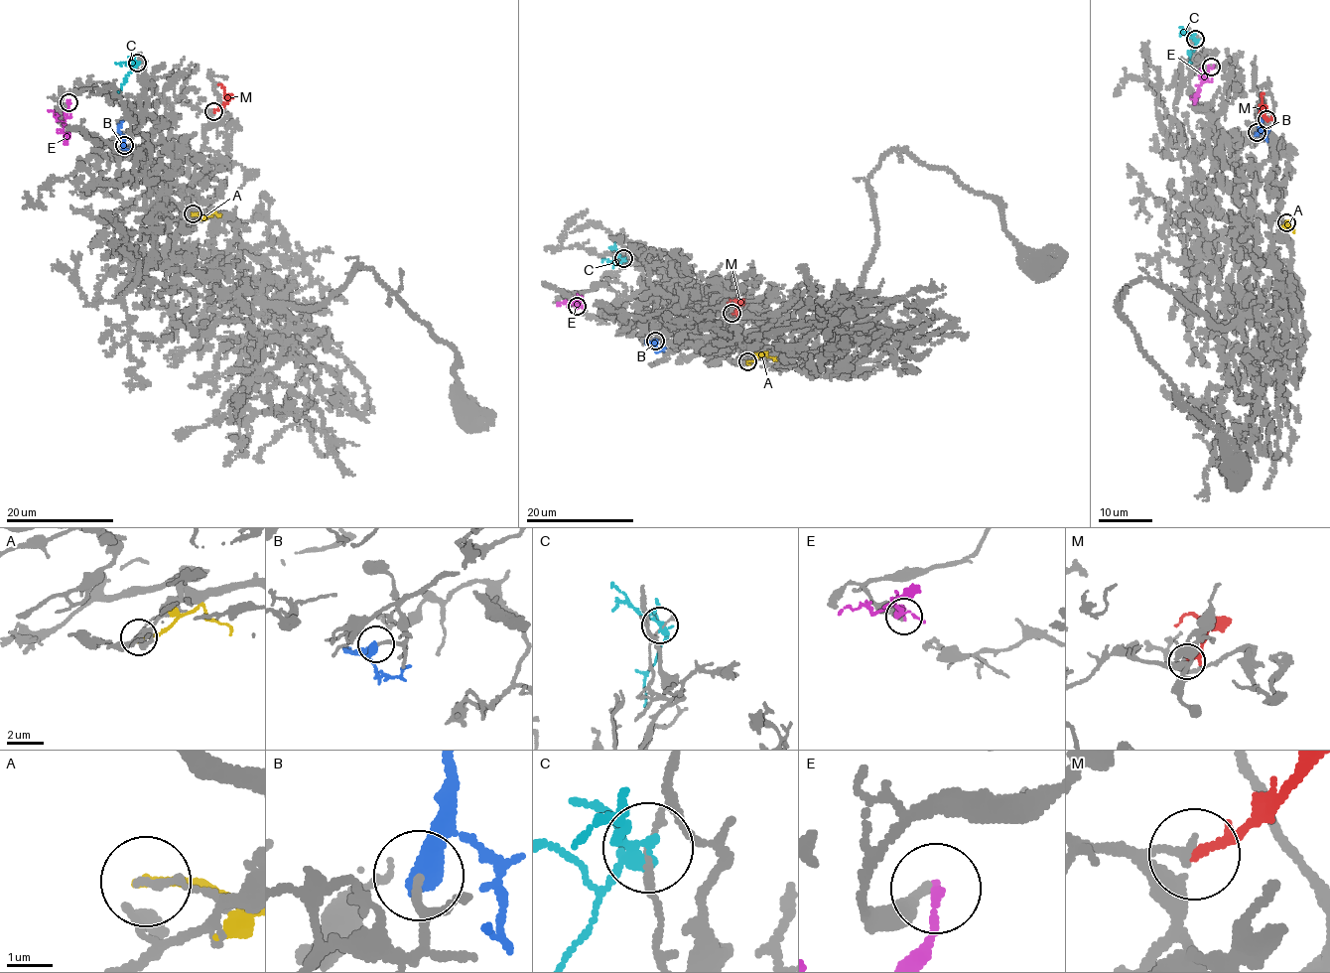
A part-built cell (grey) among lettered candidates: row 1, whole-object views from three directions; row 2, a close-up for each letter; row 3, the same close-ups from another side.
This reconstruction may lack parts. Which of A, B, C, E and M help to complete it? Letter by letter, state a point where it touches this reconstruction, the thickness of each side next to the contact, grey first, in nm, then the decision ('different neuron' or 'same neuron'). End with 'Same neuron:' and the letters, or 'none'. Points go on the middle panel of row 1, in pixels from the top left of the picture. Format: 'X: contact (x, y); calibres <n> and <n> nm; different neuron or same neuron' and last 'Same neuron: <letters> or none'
A: contact (747, 361); calibres 150 and 190 nm; different neuron
B: contact (655, 341); calibres 180 and 550 nm; same neuron
C: contact (623, 258); calibres 190 and 200 nm; different neuron
E: contact (577, 306); calibres 240 and 160 nm; different neuron
M: contact (731, 313); calibres 190 and 140 nm; different neuron
Same neuron: B

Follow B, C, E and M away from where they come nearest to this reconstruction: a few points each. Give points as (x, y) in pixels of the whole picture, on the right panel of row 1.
B: (1257, 132), (1260, 111), (1263, 107)
C: (1195, 39), (1189, 64)
E: (1212, 68), (1207, 69), (1207, 78), (1199, 85), (1194, 103)
M: (1266, 120), (1262, 112), (1263, 93)

